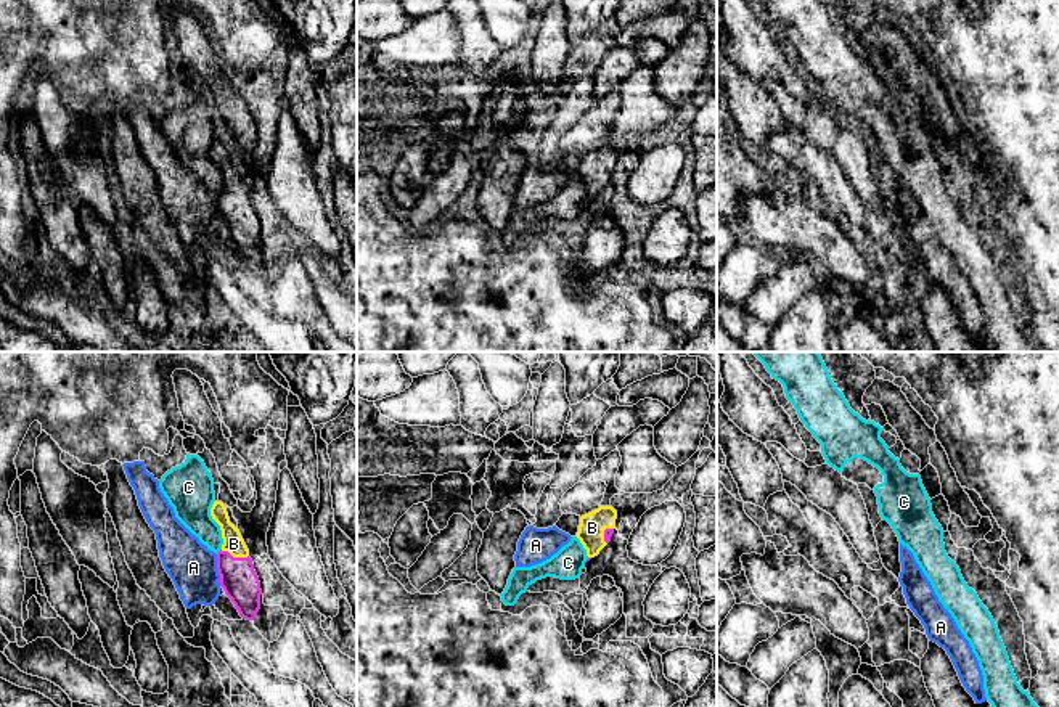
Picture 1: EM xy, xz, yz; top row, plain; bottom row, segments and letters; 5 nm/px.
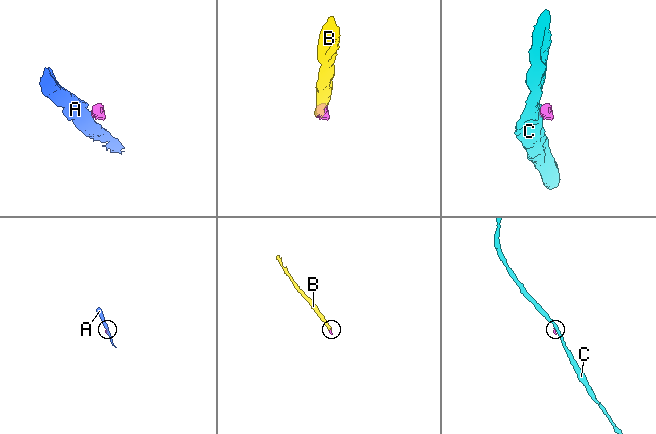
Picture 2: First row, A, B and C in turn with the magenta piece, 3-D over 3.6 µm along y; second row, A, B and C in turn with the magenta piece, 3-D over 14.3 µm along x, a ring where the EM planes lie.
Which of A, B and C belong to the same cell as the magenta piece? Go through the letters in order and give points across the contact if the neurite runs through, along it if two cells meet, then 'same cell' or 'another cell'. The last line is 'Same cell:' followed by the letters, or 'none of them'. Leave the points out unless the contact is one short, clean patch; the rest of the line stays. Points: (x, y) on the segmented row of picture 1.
A: border xy (216, 555), (220, 585); another cell
B: way xy (238, 579), (235, 558), (233, 543); same cell
C: border xy (220, 548), (216, 553); another cell
Same cell: B

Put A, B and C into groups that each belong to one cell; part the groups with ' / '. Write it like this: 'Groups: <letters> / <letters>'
Groups: A / B / C

